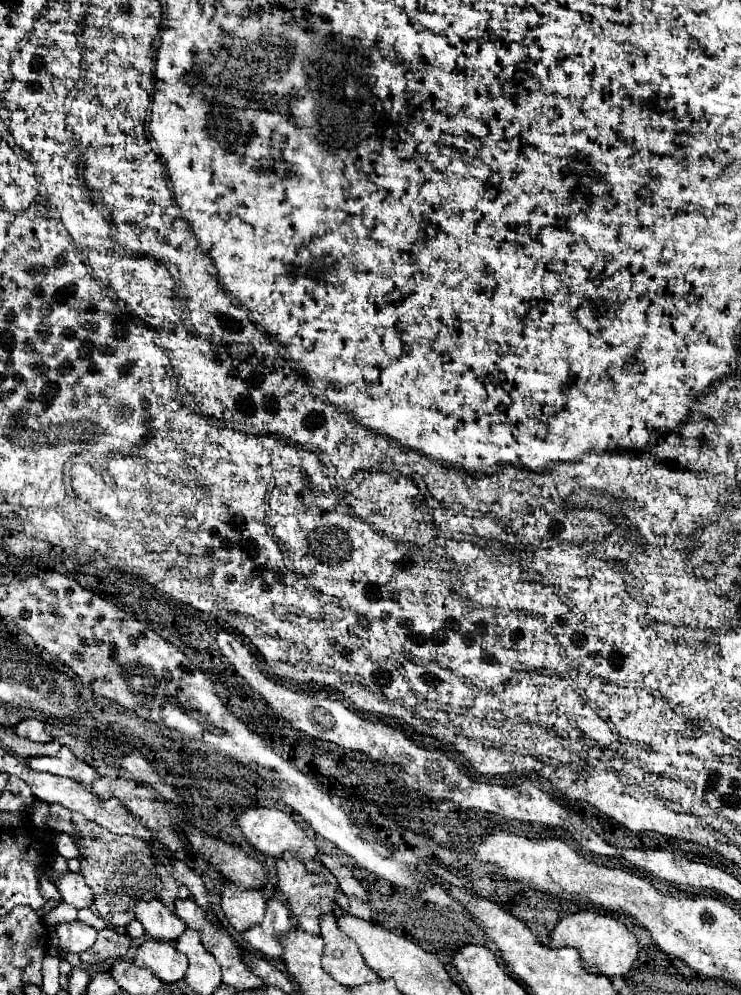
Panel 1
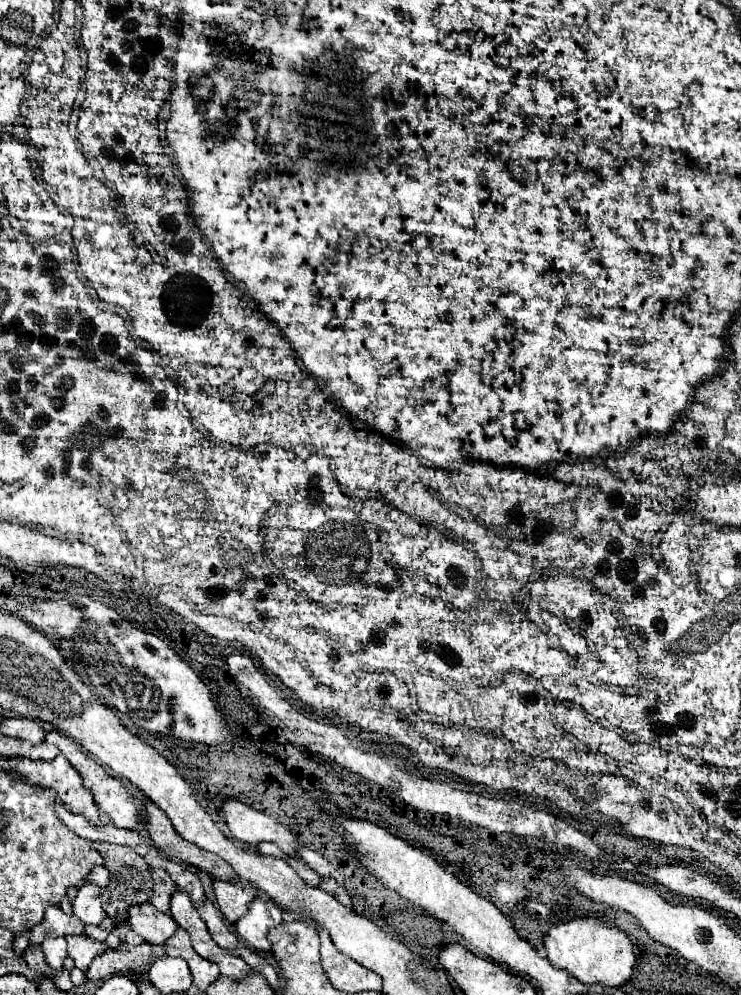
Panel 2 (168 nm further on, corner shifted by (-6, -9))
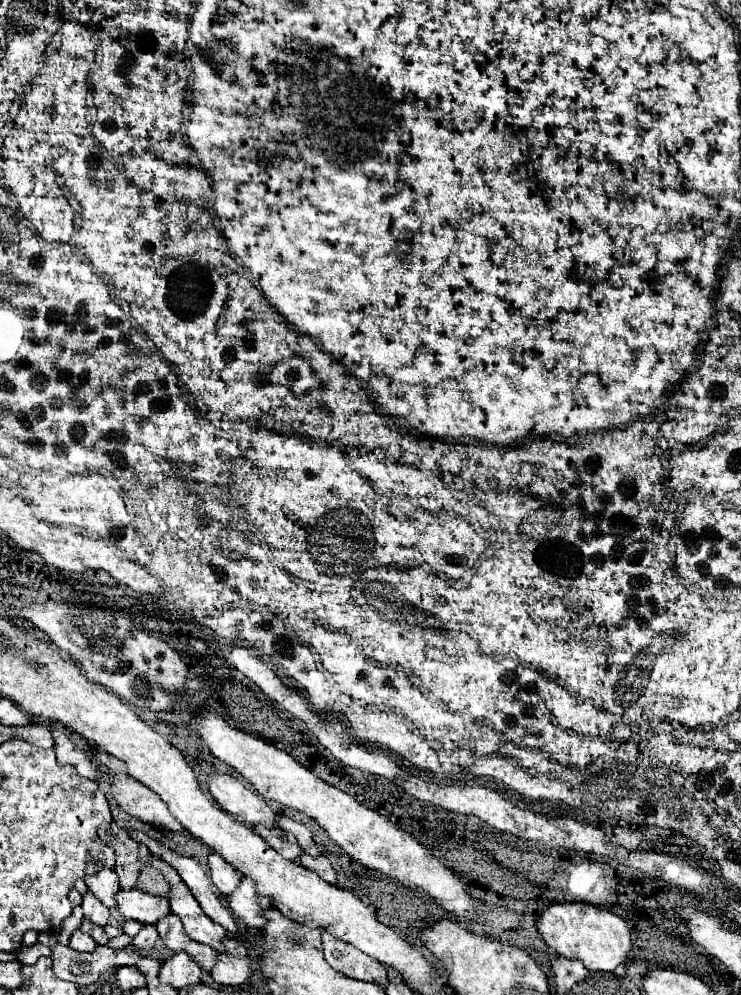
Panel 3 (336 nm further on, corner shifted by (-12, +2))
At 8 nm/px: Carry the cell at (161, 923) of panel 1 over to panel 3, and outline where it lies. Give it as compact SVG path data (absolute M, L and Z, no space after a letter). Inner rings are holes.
M137 888L119 890L115 894L115 900L117 910L123 918L137 920L141 924L155 924L161 916L167 916L171 912L167 898L149 896Z

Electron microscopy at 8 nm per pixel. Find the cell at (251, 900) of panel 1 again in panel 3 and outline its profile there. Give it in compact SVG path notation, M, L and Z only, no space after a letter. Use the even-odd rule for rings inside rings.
M217 852L209 854L207 864L211 868L211 880L217 886L217 890L223 896L229 896L229 892L233 892L233 888L237 888L237 884L241 880L241 874L231 864L227 864Z

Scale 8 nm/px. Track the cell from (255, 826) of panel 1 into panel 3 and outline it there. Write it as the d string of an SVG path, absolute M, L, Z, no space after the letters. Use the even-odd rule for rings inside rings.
M209 774L207 778L209 792L213 800L229 814L233 814L241 824L255 826L275 826L275 812L265 804L265 800L245 788L243 782L229 774Z

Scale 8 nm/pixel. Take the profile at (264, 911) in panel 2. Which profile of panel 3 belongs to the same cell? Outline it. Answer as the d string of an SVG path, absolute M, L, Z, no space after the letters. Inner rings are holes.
M241 878L239 886L235 888L235 892L231 896L227 896L227 906L249 928L257 928L259 930L259 928L265 926L263 910L267 910L271 906L271 902L257 894L257 890L253 888L253 880Z

